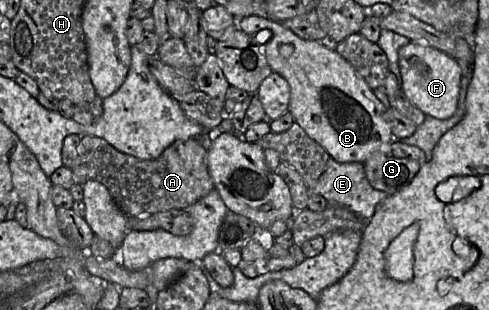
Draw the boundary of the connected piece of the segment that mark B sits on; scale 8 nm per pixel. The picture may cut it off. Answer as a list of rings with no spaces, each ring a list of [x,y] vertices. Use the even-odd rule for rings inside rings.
[[[246,16],[237,19],[236,26],[250,37],[256,37],[263,30],[272,32],[272,37],[260,45],[260,50],[272,71],[289,84],[289,112],[332,159],[339,163],[364,163],[394,140],[391,127],[385,119],[385,107],[353,66],[333,47],[317,40],[303,40],[282,23],[265,17]]]

